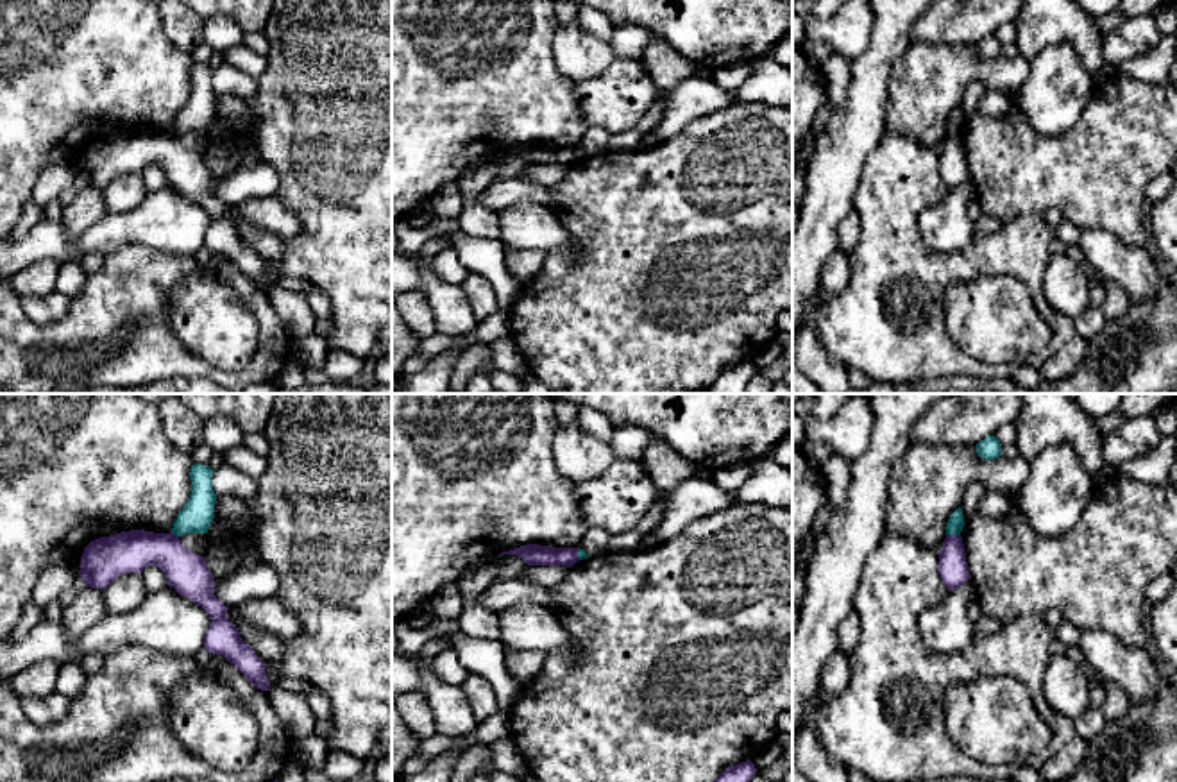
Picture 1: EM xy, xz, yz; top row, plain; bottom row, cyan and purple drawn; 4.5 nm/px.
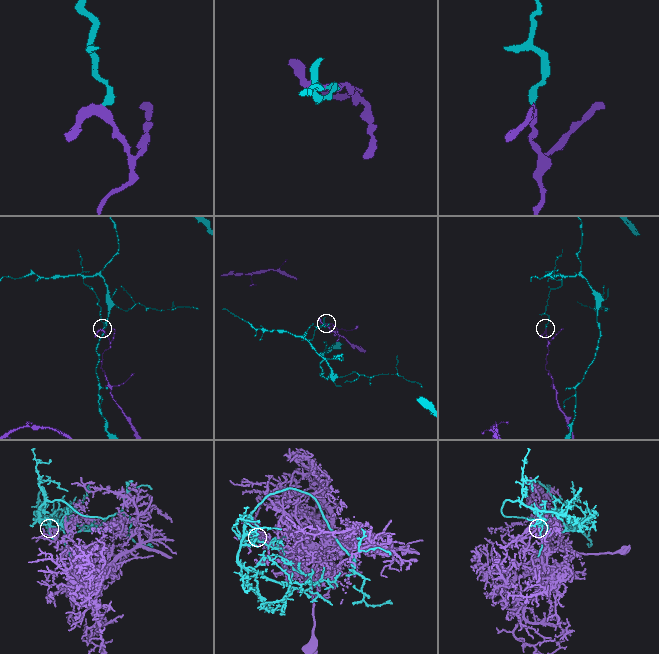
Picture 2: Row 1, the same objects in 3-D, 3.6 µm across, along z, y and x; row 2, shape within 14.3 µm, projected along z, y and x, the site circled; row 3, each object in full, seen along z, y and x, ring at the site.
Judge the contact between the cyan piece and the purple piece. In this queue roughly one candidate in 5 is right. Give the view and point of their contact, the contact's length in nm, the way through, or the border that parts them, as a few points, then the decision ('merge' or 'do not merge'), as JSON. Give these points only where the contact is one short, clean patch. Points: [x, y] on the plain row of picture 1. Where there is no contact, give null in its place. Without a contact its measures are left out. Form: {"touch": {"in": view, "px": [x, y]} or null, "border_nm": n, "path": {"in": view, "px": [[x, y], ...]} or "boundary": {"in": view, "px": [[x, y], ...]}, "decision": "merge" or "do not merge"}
{"touch": {"in": "yz", "px": [954, 133]}, "border_nm": 60, "boundary": {"in": "yz", "px": [[947, 133], [959, 135]]}, "decision": "do not merge"}

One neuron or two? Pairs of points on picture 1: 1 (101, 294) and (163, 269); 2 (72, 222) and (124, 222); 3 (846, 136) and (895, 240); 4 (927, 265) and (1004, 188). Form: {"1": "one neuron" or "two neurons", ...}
{"1": "one neuron", "2": "two neurons", "3": "two neurons", "4": "two neurons"}

